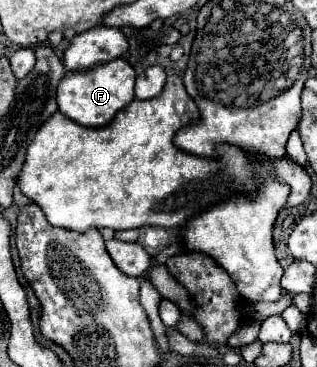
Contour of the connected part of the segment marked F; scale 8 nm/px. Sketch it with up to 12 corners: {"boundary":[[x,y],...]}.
{"boundary":[[123,59],[63,75],[59,111],[103,127],[135,95]]}

